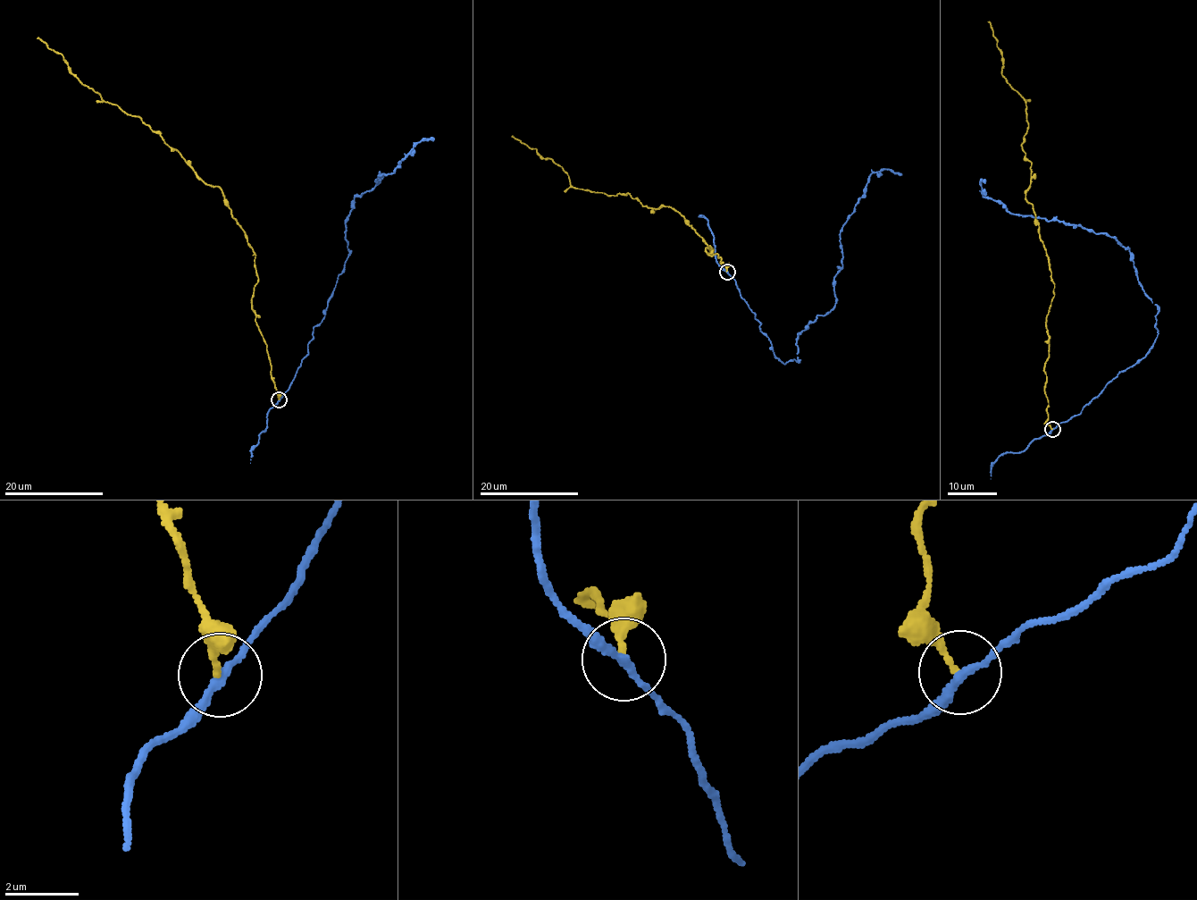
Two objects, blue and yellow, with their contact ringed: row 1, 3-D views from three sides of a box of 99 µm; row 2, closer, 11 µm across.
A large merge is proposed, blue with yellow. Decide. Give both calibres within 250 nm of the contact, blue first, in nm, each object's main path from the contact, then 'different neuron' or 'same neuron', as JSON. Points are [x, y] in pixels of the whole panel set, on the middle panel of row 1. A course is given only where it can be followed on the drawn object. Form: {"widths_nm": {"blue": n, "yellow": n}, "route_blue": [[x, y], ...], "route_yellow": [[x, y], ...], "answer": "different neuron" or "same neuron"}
{"widths_nm": {"blue": 200, "yellow": 180}, "route_blue": [[727, 271], [774, 354], [798, 361], [797, 336], [835, 304], [841, 227], [868, 177], [885, 169], [902, 174]], "route_yellow": [[727, 271], [669, 207], [643, 206], [626, 193], [576, 189], [561, 166], [511, 136]], "answer": "different neuron"}

